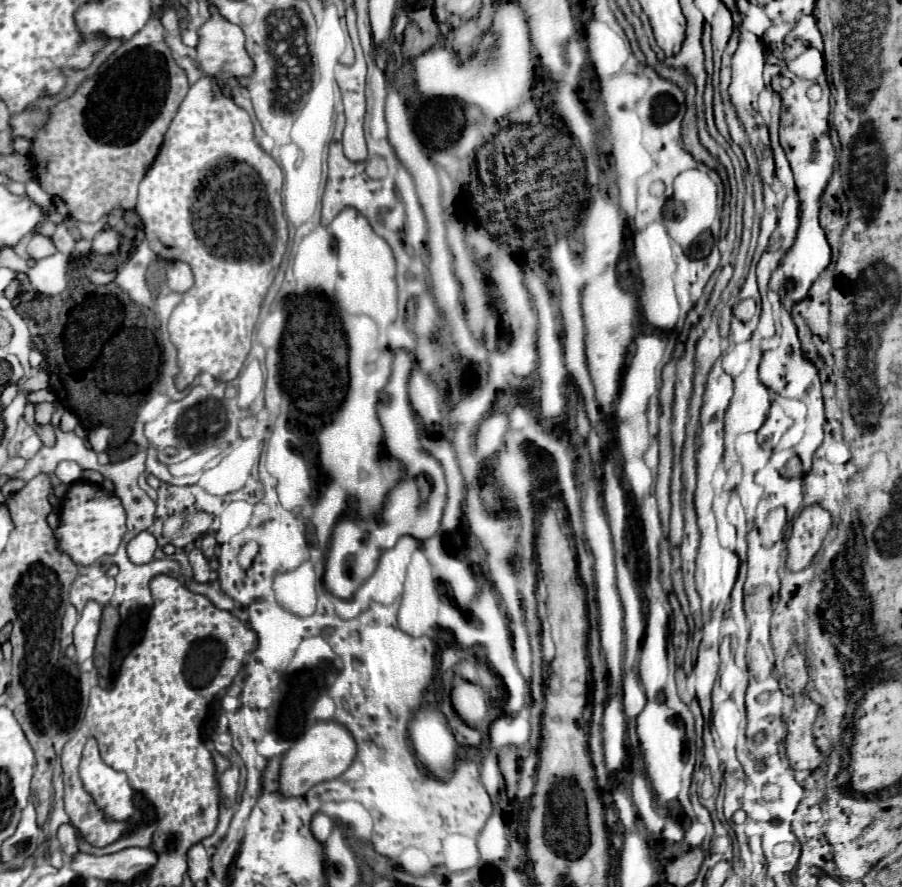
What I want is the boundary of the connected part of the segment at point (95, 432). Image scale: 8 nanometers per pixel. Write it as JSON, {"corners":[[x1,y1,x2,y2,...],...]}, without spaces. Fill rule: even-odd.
{"corners":[[101,425,89,431,87,441,89,441,89,445,91,445,91,449,93,449,95,453,101,453,101,451,107,449,111,437,112,430,109,427]]}

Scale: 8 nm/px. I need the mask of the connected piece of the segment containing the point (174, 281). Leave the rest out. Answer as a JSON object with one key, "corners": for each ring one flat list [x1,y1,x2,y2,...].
{"corners":[[173,261,167,269,167,285,175,293,185,293,193,285,193,273,191,267,183,261]]}

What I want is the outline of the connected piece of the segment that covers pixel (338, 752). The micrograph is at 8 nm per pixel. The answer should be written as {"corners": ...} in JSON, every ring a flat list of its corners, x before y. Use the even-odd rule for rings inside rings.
{"corners":[[319,721,311,725,303,737,299,737,293,747,283,755,281,763,281,789,291,797,307,793,313,785,339,777,355,759,357,745,351,731,337,721]]}

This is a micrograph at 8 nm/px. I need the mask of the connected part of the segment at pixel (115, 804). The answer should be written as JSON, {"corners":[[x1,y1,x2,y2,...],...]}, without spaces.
{"corners":[[89,739,83,749,79,773,85,789,91,793,99,809,105,811,107,819,125,821,135,813,133,789,127,783,127,775,103,763,95,739]]}

